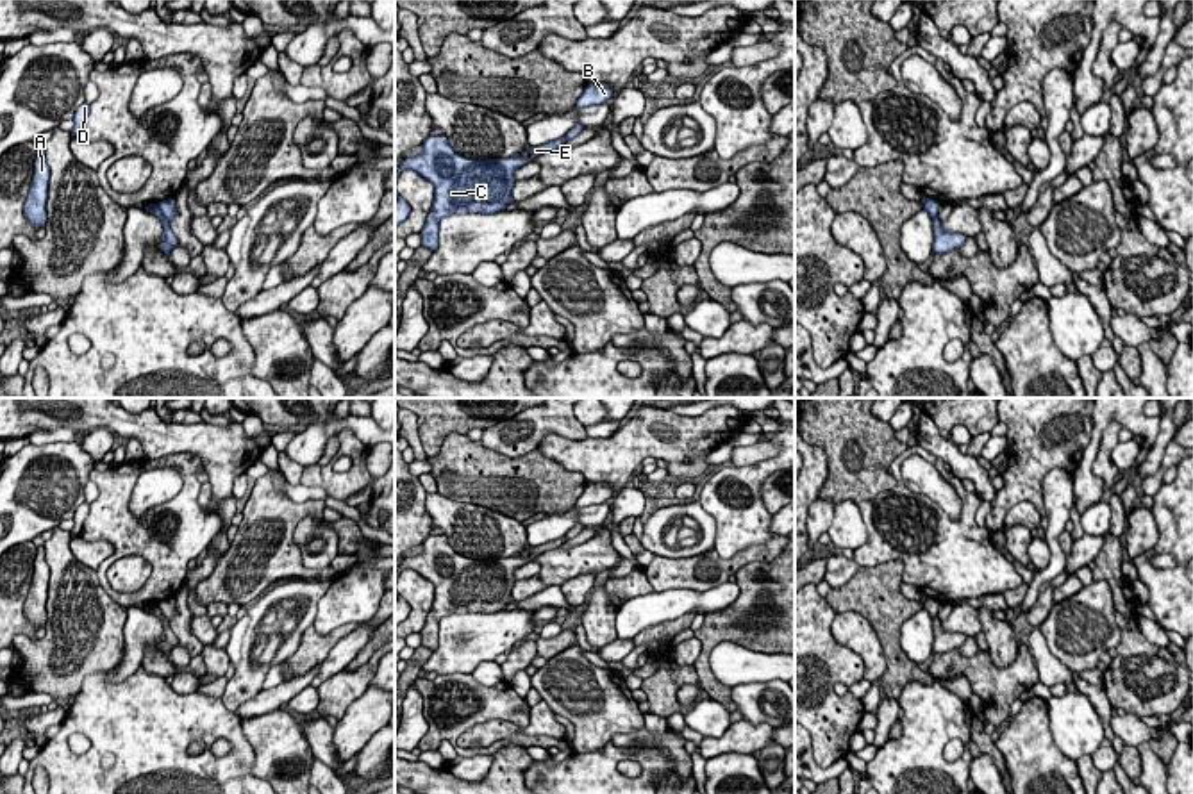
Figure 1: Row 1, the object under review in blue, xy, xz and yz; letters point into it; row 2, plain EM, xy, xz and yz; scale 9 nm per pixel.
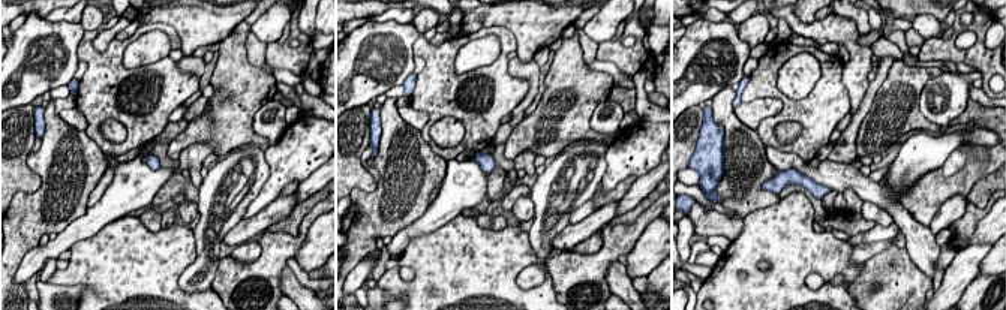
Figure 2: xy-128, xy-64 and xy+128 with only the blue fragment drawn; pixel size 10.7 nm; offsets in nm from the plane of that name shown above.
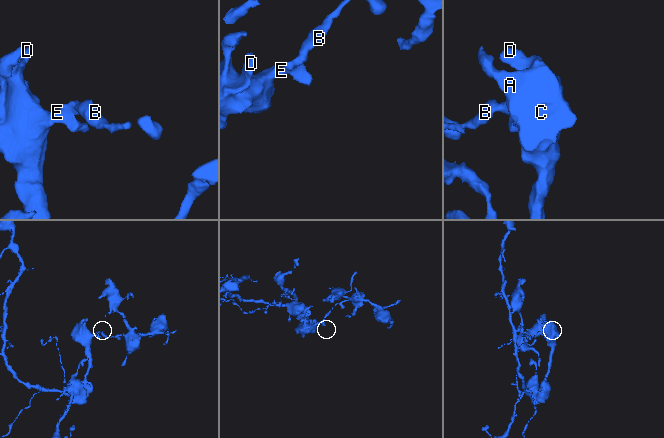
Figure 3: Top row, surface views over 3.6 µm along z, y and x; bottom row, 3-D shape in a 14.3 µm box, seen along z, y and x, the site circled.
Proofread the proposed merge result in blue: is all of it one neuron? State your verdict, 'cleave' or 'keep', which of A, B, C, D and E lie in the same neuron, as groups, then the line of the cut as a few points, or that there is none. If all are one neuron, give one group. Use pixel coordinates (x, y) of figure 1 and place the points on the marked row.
cleave; A C D E / B; cut in xy along (156, 206), (168, 220)

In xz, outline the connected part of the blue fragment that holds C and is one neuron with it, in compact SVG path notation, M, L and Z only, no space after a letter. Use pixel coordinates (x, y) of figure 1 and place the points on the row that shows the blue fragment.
M429 136L421 145L423 152L416 157L405 159L395 171L395 184L404 170L413 170L434 186L434 202L425 227L420 232L421 246L432 252L438 248L441 218L463 212L493 214L505 211L505 207L513 203L511 191L516 182L514 171L530 162L530 159L520 155L486 161L466 159L448 145L446 136Z

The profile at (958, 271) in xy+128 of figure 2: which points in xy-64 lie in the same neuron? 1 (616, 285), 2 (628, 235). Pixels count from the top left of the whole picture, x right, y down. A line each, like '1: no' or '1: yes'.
1: no
2: no

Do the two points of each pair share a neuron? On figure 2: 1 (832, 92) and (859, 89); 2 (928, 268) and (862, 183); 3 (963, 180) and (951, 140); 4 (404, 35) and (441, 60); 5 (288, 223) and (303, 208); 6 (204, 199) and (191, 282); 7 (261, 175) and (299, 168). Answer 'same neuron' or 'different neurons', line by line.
1: different neurons
2: same neuron
3: different neurons
4: different neurons
5: same neuron
6: same neuron
7: different neurons

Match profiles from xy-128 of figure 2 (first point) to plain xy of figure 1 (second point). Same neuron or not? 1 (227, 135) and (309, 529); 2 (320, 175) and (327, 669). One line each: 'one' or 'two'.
1: two
2: one

